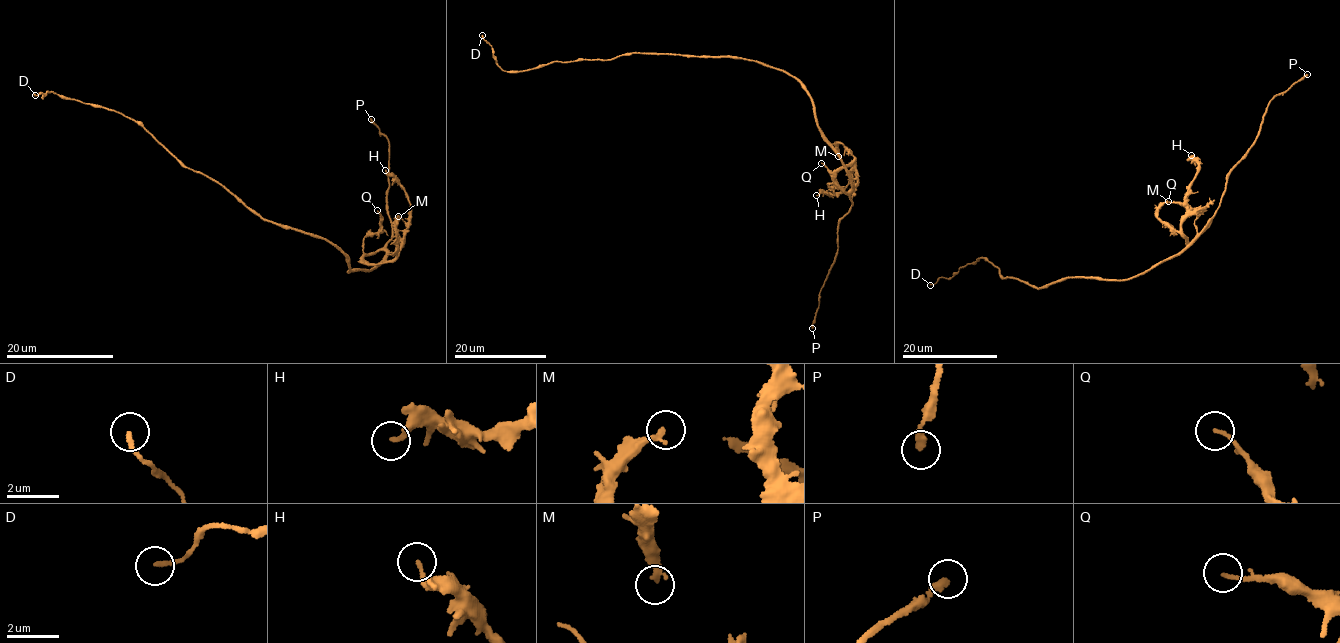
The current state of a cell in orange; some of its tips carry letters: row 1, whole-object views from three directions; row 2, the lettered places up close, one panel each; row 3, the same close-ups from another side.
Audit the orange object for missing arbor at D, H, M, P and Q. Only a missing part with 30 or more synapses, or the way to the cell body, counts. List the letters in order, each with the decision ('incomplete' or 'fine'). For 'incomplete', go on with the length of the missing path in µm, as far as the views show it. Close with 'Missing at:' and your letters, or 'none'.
D: fine
H: fine
M: fine
P: incomplete; missing 120 µm
Q: fine
Missing at: P

